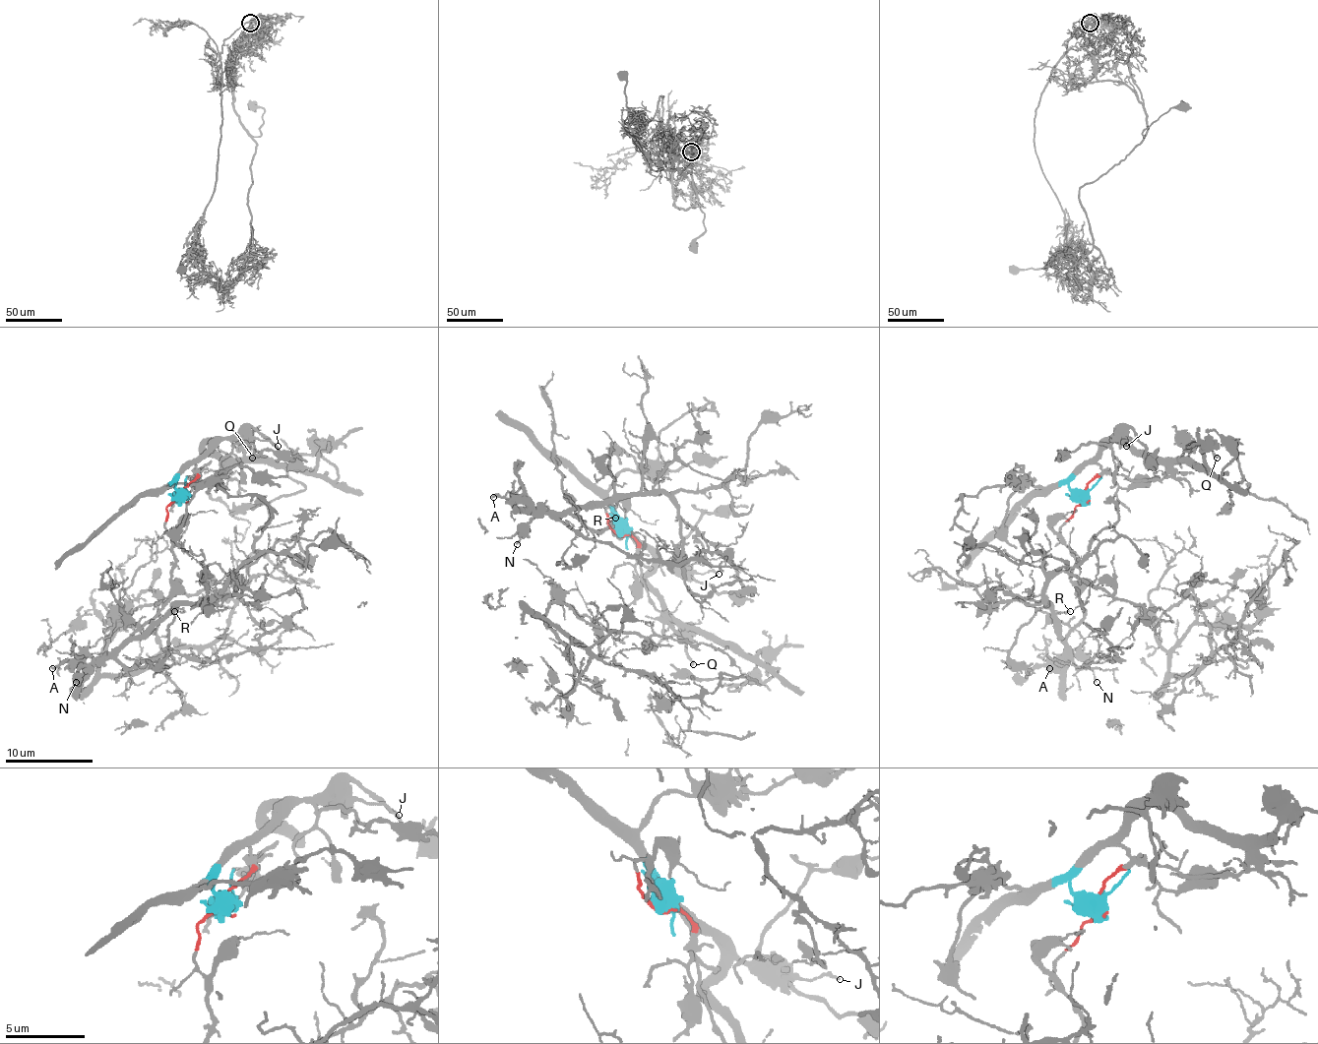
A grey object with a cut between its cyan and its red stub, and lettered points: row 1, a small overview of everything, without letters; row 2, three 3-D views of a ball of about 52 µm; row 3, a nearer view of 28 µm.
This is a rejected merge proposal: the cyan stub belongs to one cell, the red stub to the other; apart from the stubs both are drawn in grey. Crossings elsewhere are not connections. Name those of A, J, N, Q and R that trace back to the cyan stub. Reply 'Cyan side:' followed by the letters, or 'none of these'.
Cyan side: J, Q

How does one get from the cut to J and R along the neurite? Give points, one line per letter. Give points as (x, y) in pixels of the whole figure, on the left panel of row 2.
J: (178, 496), (176, 481), (192, 463), (224, 439), (269, 439), (277, 446)
R: (176, 496), (167, 507), (167, 533), (174, 560), (172, 594), (130, 636), (146, 636), (167, 614), (174, 612)

